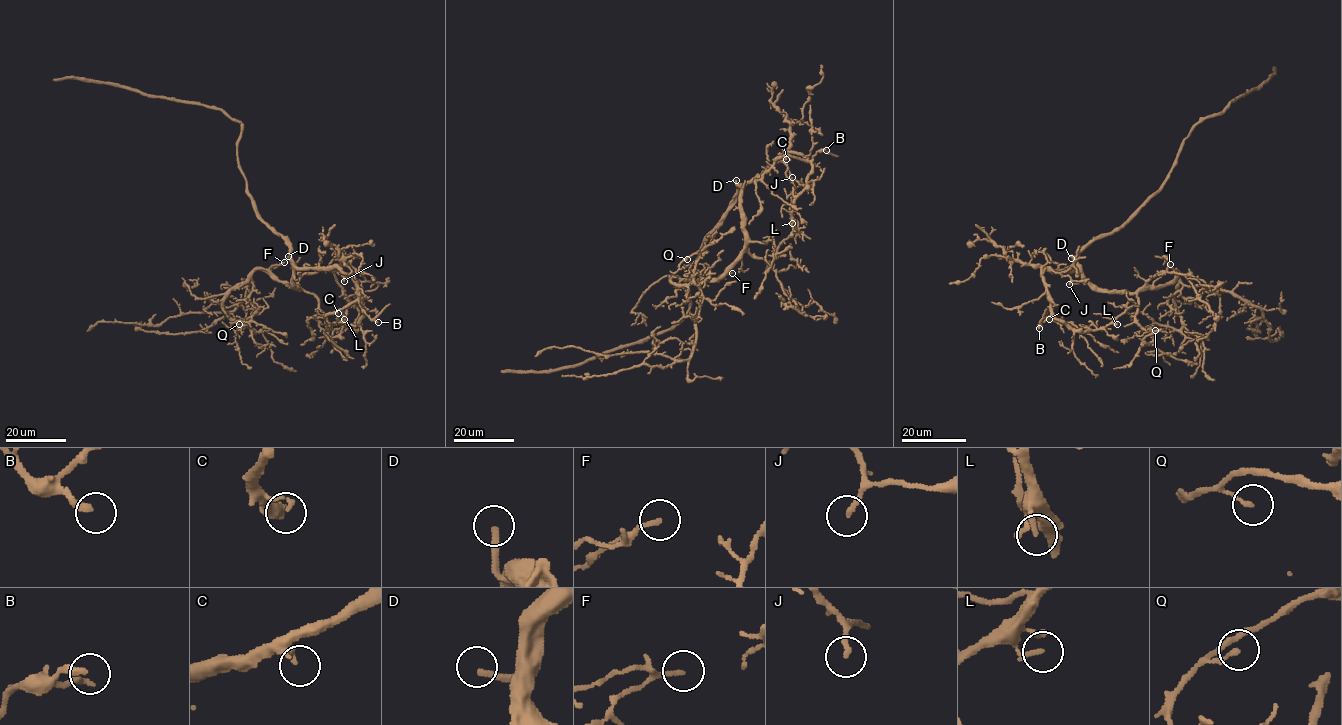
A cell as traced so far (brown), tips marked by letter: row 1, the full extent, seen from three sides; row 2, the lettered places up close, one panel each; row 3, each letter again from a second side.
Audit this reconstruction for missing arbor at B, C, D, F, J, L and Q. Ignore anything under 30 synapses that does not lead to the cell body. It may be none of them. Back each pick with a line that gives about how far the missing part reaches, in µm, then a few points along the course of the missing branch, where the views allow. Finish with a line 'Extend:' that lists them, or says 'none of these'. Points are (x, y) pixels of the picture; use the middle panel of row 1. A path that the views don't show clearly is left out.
D: Missing length about 100 µm. Course of what is missing: (736, 180), (727, 150), (752, 120), (756, 96), (789, 81), (827, 77), (838, 59), (860, 42), (865, 29)
Extend: D

